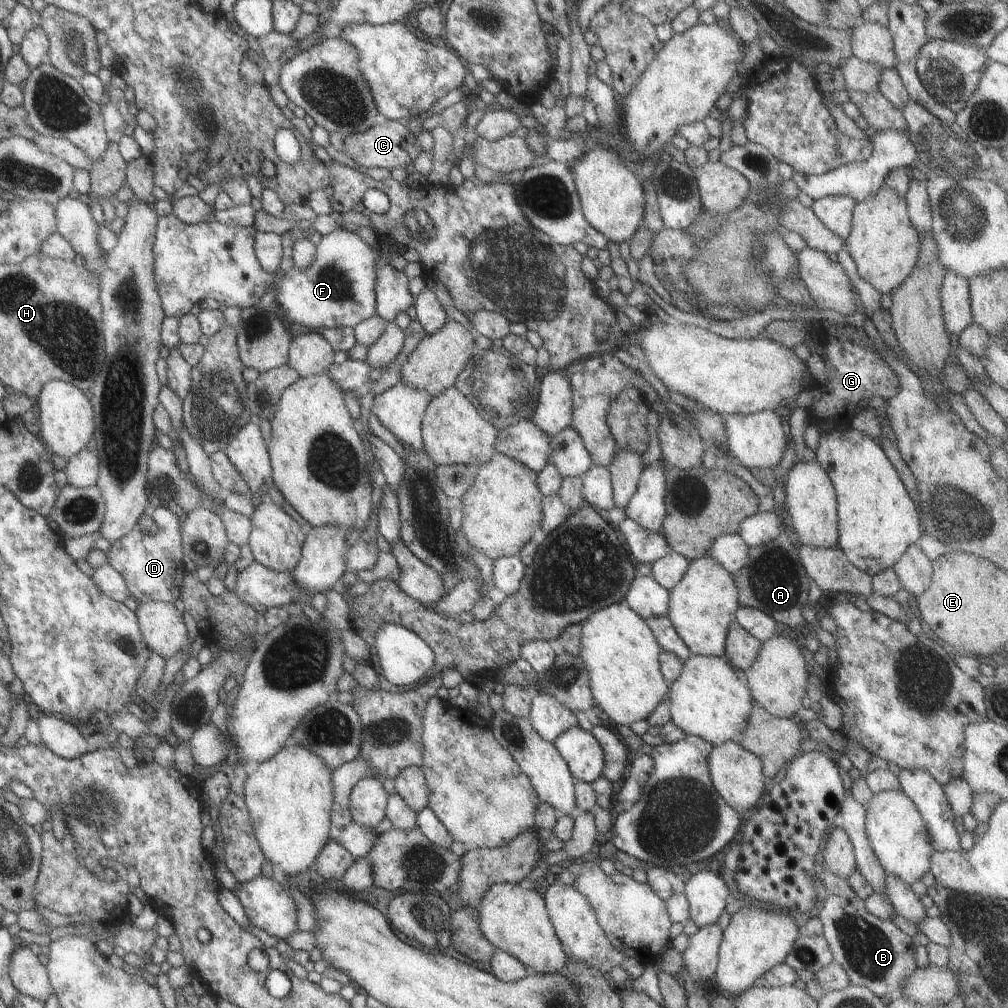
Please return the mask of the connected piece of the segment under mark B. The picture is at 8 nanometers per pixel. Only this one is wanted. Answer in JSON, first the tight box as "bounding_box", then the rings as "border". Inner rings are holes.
{"bounding_box":[817,895,917,998],"border":[[[827,895],[817,914],[822,924],[822,937],[831,951],[831,961],[844,968],[849,984],[865,987],[877,998],[889,995],[894,997],[900,994],[904,978],[917,968],[913,957],[916,944],[892,919],[884,920],[868,913],[863,901],[857,895],[851,898]]]}

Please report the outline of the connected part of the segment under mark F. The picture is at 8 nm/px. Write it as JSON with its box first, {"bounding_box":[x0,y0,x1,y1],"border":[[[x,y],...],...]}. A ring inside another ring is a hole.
{"bounding_box":[273,227,381,331],"border":[[[340,227],[324,234],[316,244],[315,256],[311,264],[303,270],[296,269],[294,265],[287,270],[284,278],[279,280],[273,303],[279,308],[281,315],[286,315],[288,320],[305,326],[307,330],[319,331],[323,329],[339,329],[344,326],[354,327],[362,320],[374,314],[375,309],[375,279],[376,266],[381,262],[379,250],[365,243],[356,234]]]}

